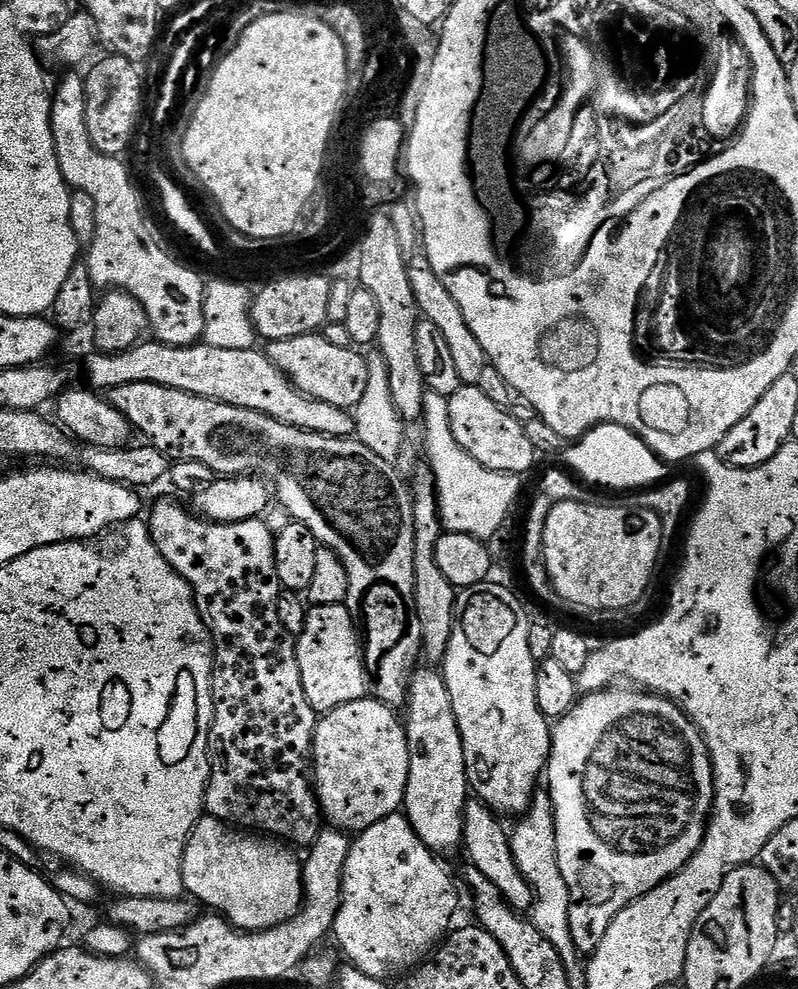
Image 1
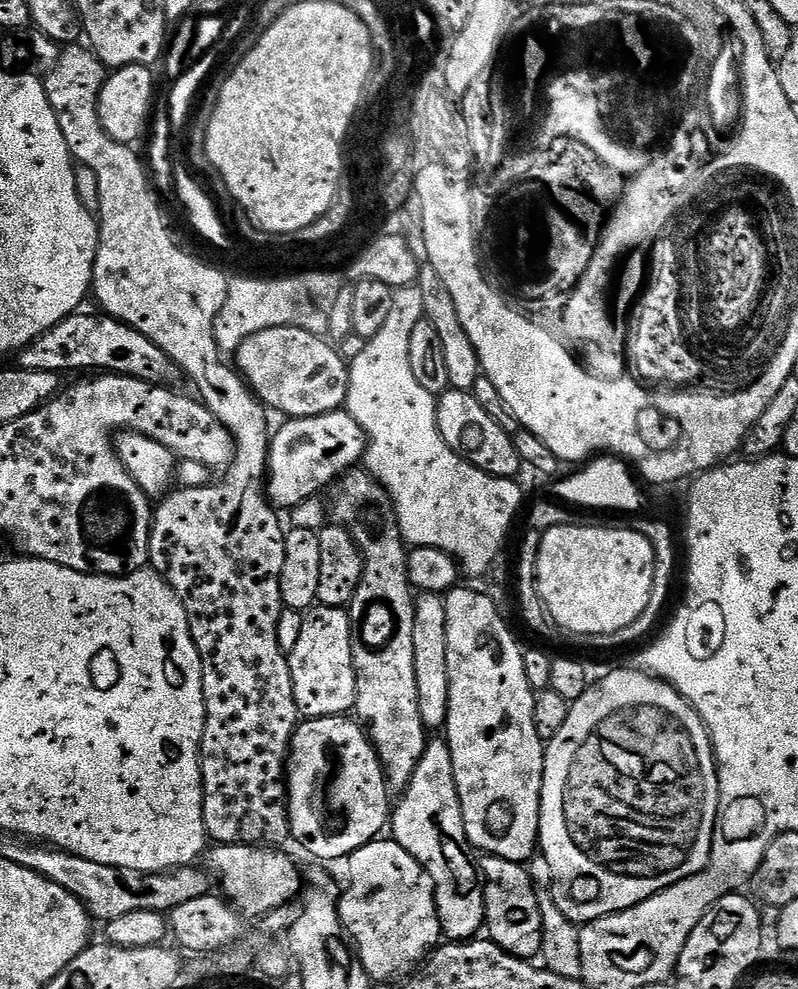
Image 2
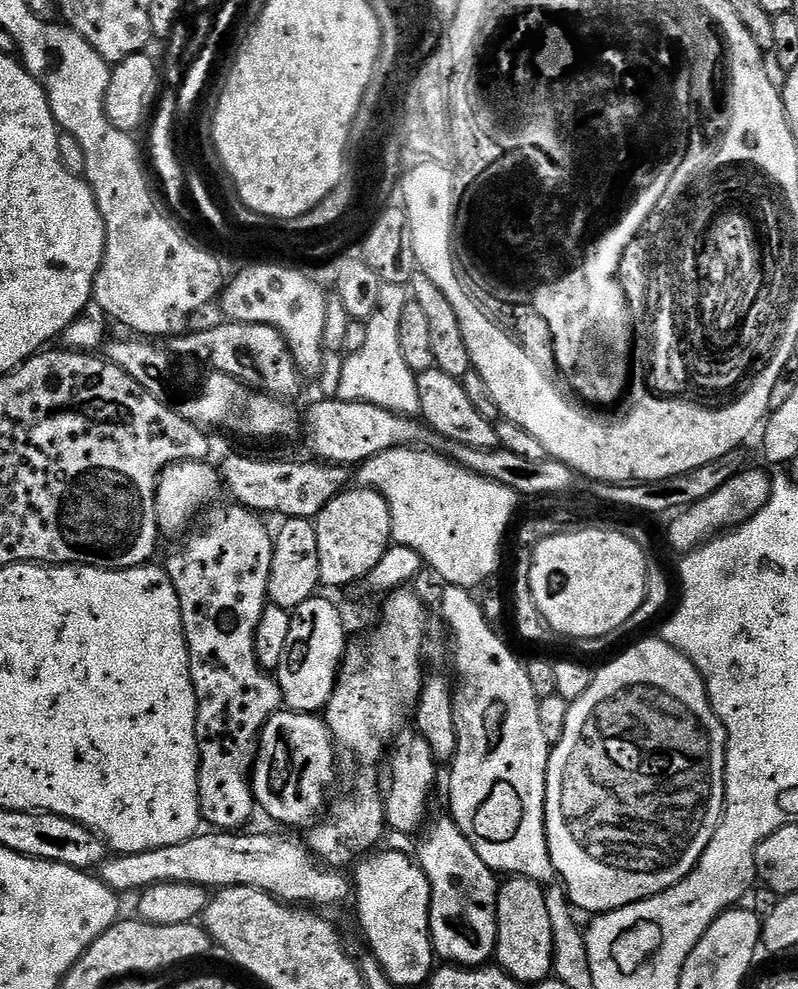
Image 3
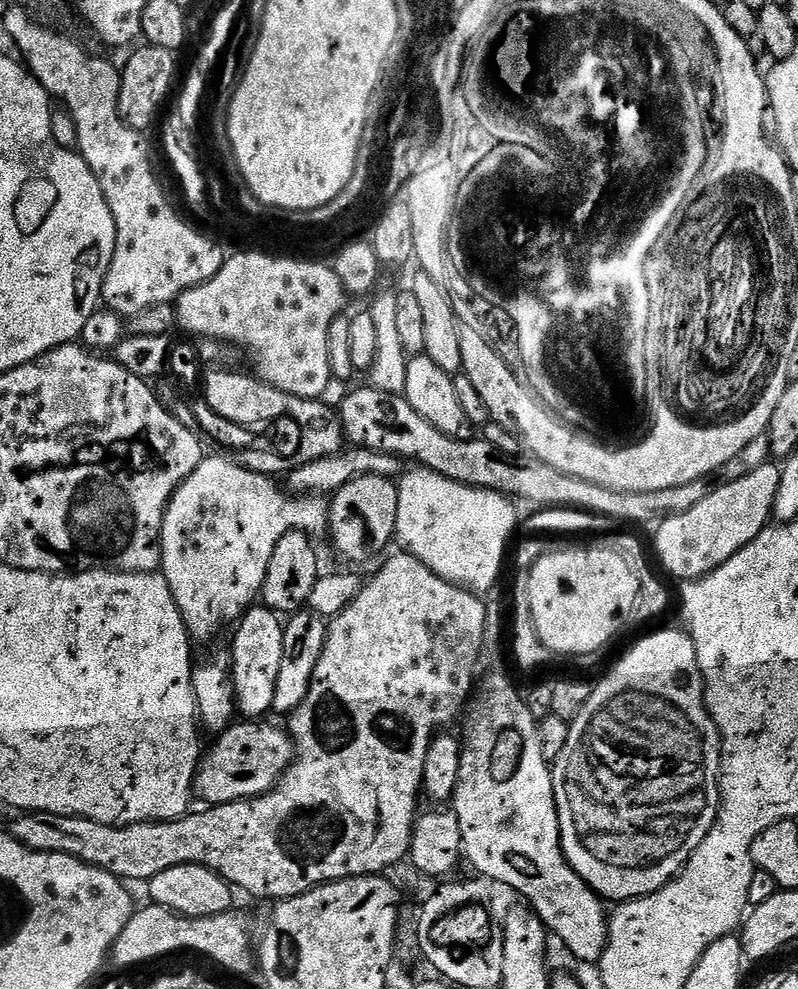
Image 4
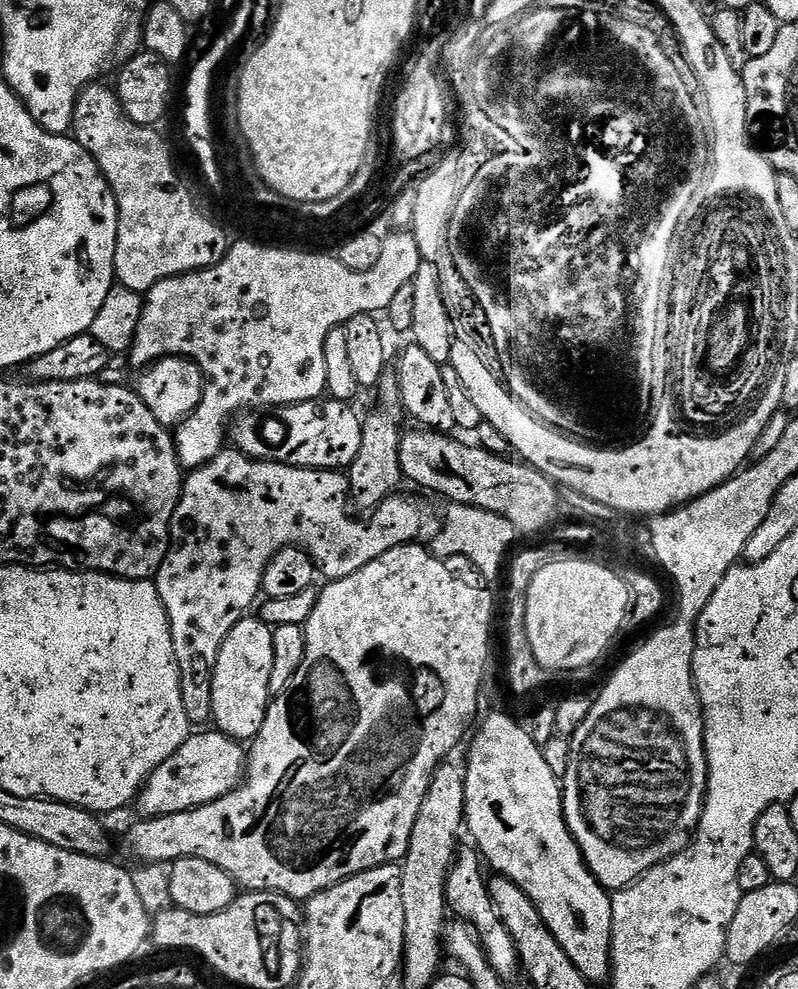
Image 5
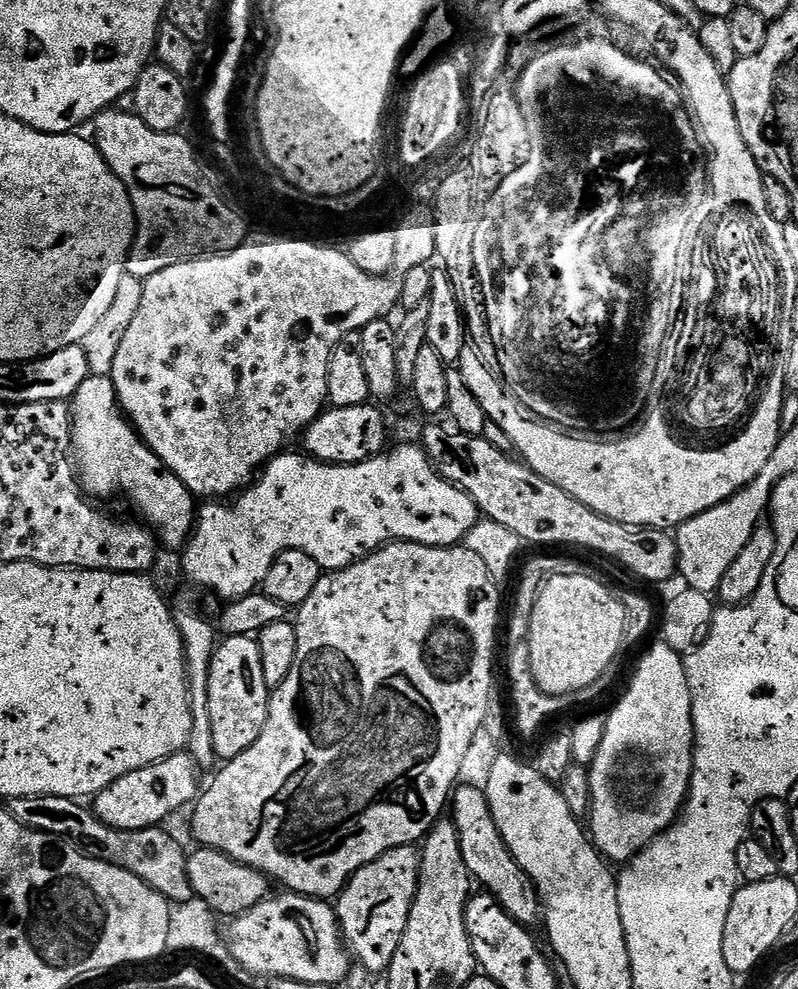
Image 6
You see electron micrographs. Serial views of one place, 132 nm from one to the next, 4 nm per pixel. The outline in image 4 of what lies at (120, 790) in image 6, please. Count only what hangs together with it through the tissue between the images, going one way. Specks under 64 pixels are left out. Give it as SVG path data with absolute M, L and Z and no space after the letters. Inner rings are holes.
M236 722L231 728L215 737L216 745L203 753L200 766L196 770L194 792L205 800L205 805L233 804L235 800L251 800L253 796L261 796L277 784L280 777L288 770L294 759L294 745L291 735L283 727L275 728L268 722Z

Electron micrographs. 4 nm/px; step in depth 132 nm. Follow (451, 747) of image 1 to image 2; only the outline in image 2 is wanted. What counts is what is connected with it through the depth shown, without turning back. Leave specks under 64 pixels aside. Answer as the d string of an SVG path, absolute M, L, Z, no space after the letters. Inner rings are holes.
M429 739L424 748L422 758L408 780L407 788L403 789L400 805L395 805L390 816L390 836L423 864L430 878L433 879L434 894L436 895L437 916L440 919L440 928L449 941L459 942L471 940L476 932L485 927L484 922L484 876L480 872L477 857L473 855L474 849L468 843L468 835L464 829L462 806L458 798L458 790L454 782L454 766L450 758L447 739Z

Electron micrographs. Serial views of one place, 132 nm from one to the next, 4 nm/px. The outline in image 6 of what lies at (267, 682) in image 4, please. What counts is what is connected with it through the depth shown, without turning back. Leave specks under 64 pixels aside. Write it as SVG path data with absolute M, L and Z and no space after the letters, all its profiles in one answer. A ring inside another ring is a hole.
M229 636L217 643L210 662L210 726L214 729L214 750L221 761L238 758L262 734L268 717L270 690L262 678L259 643L251 636Z

